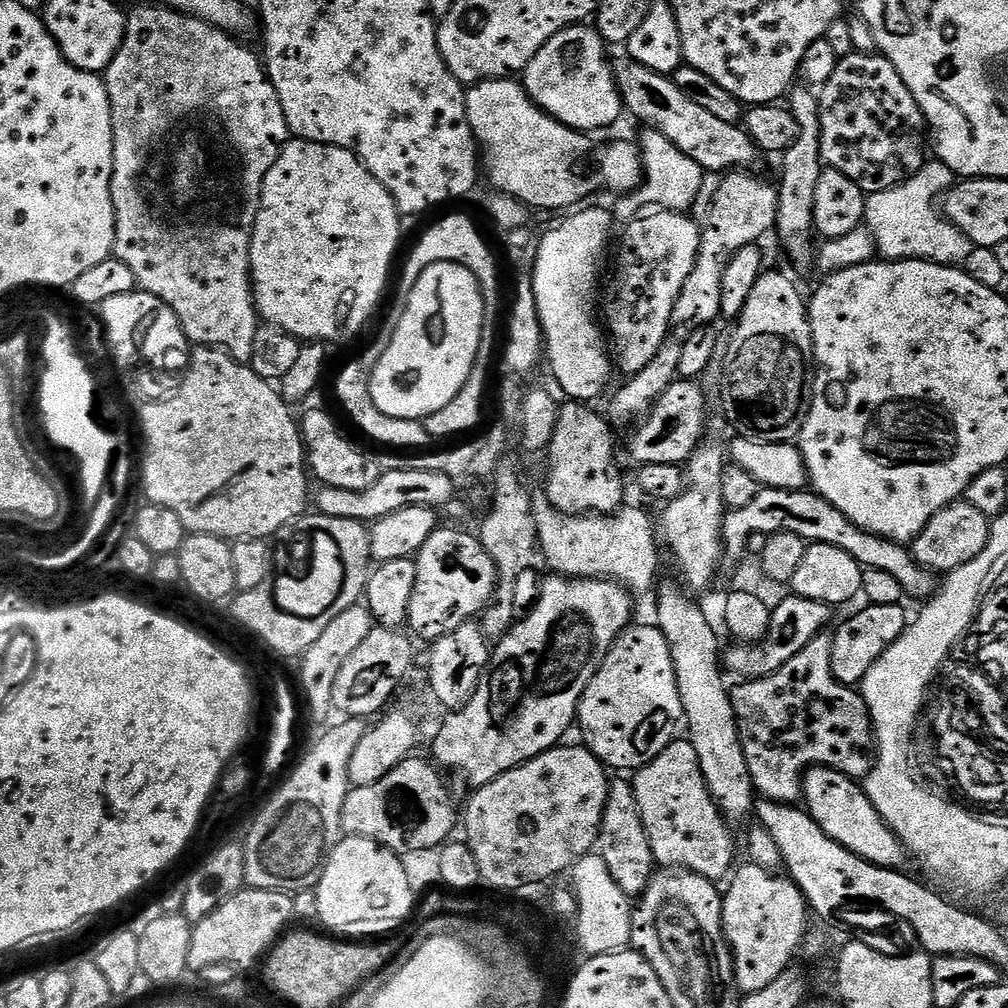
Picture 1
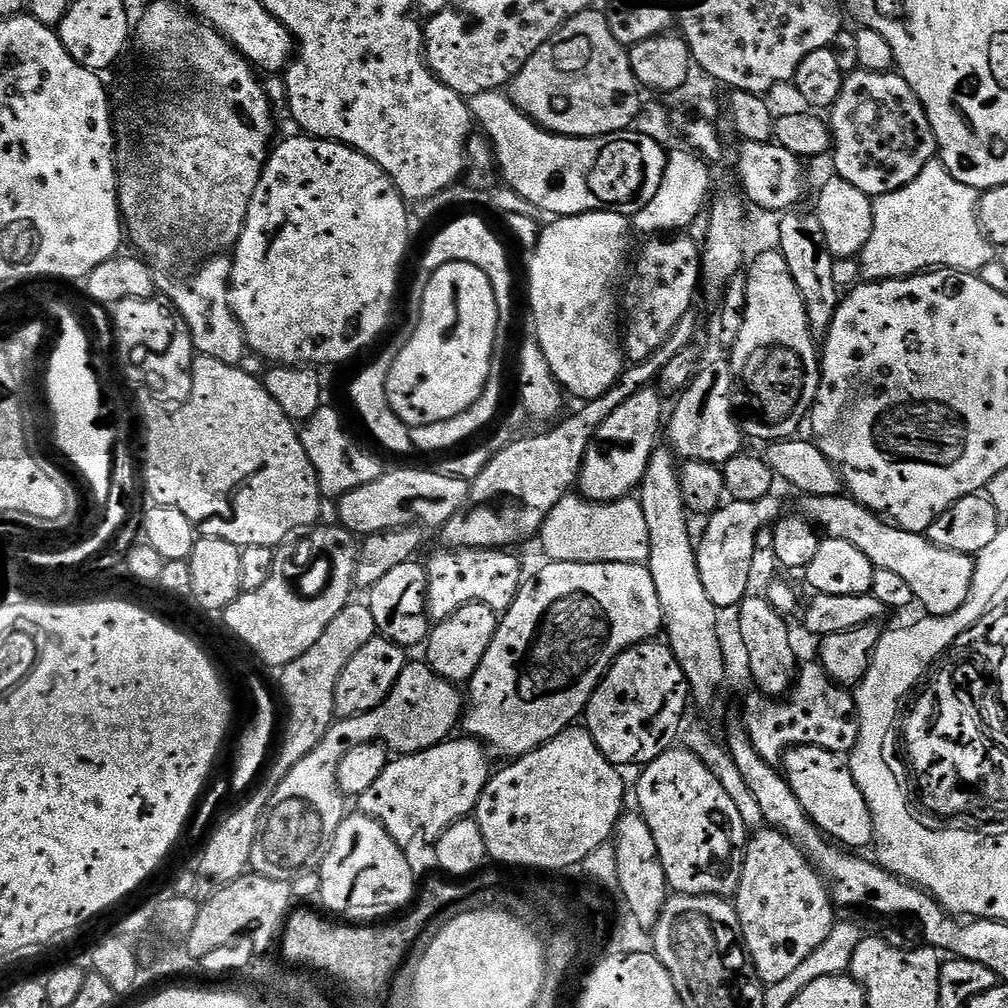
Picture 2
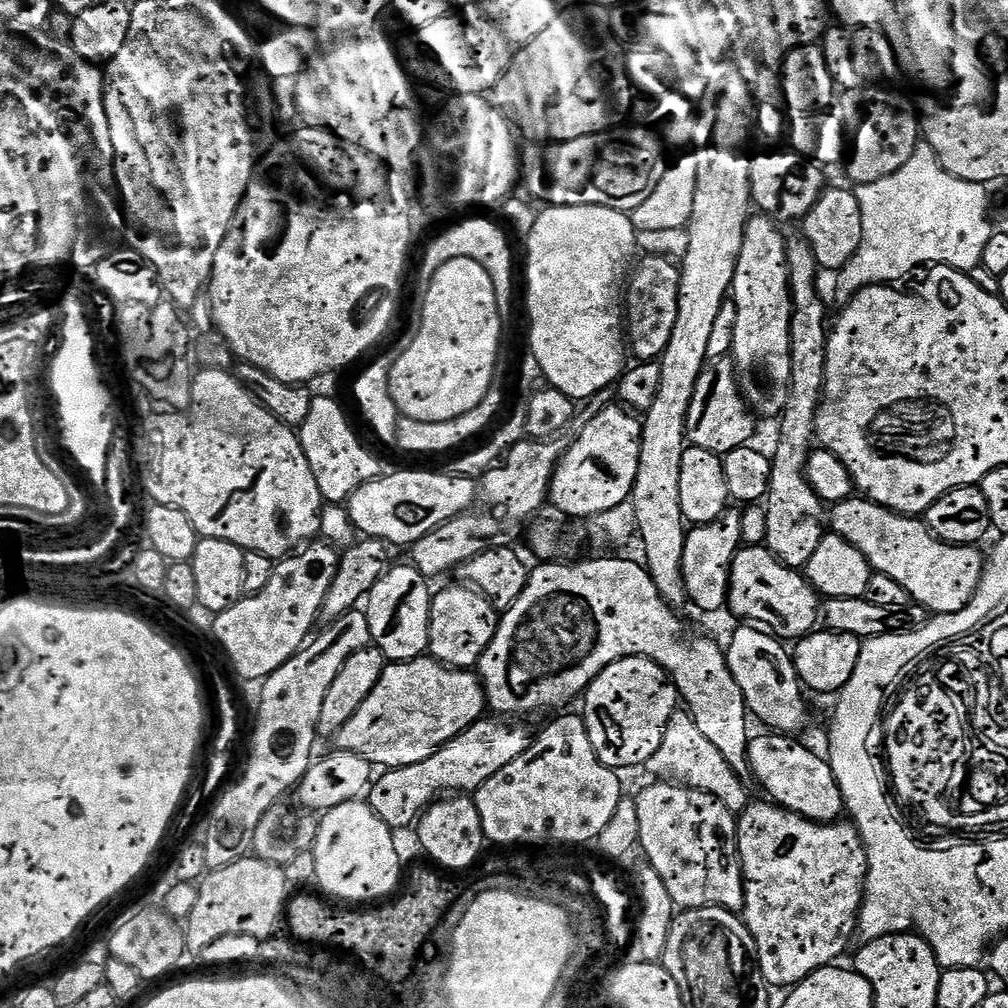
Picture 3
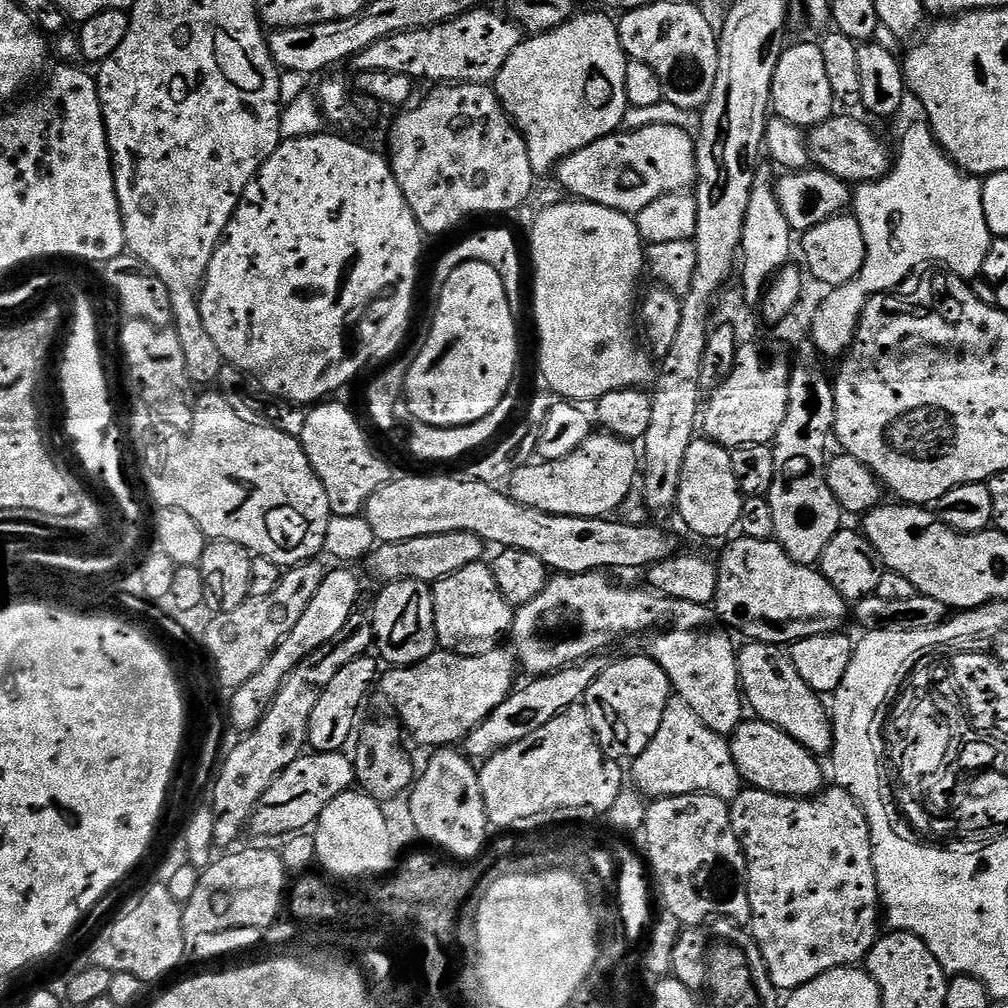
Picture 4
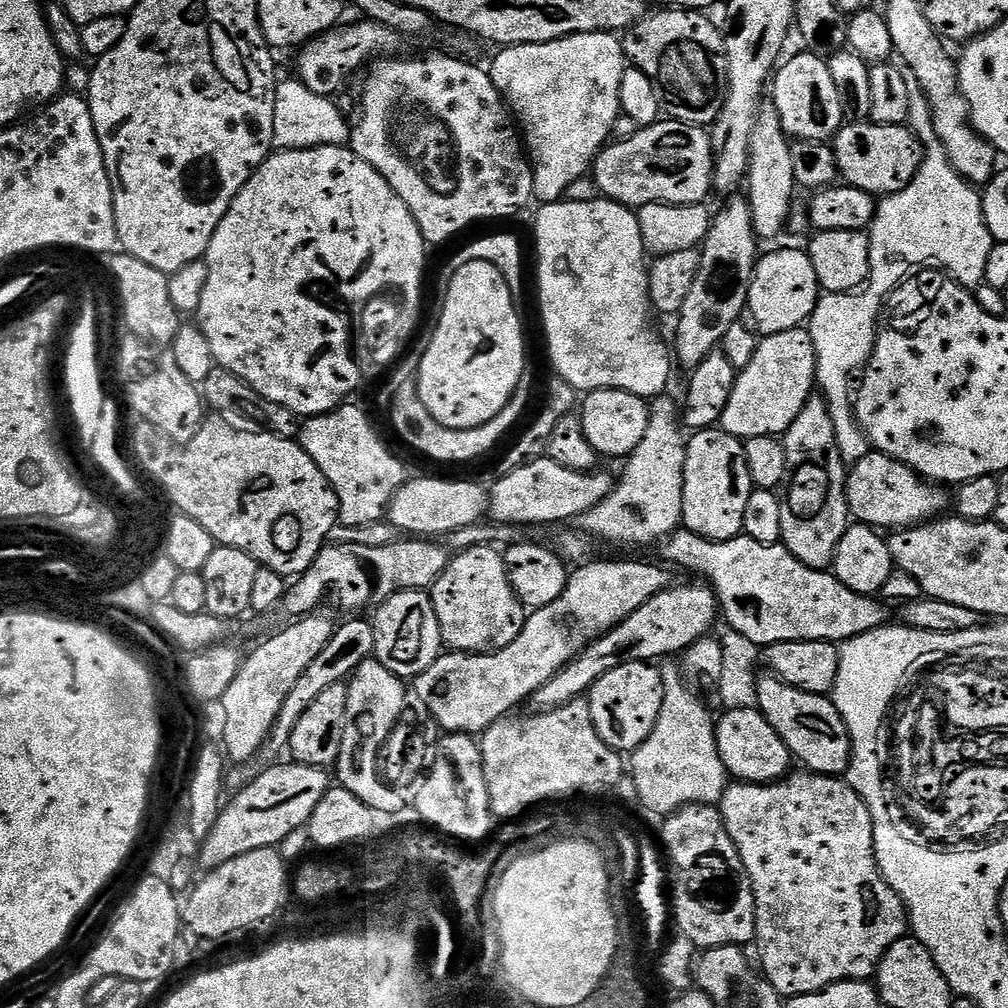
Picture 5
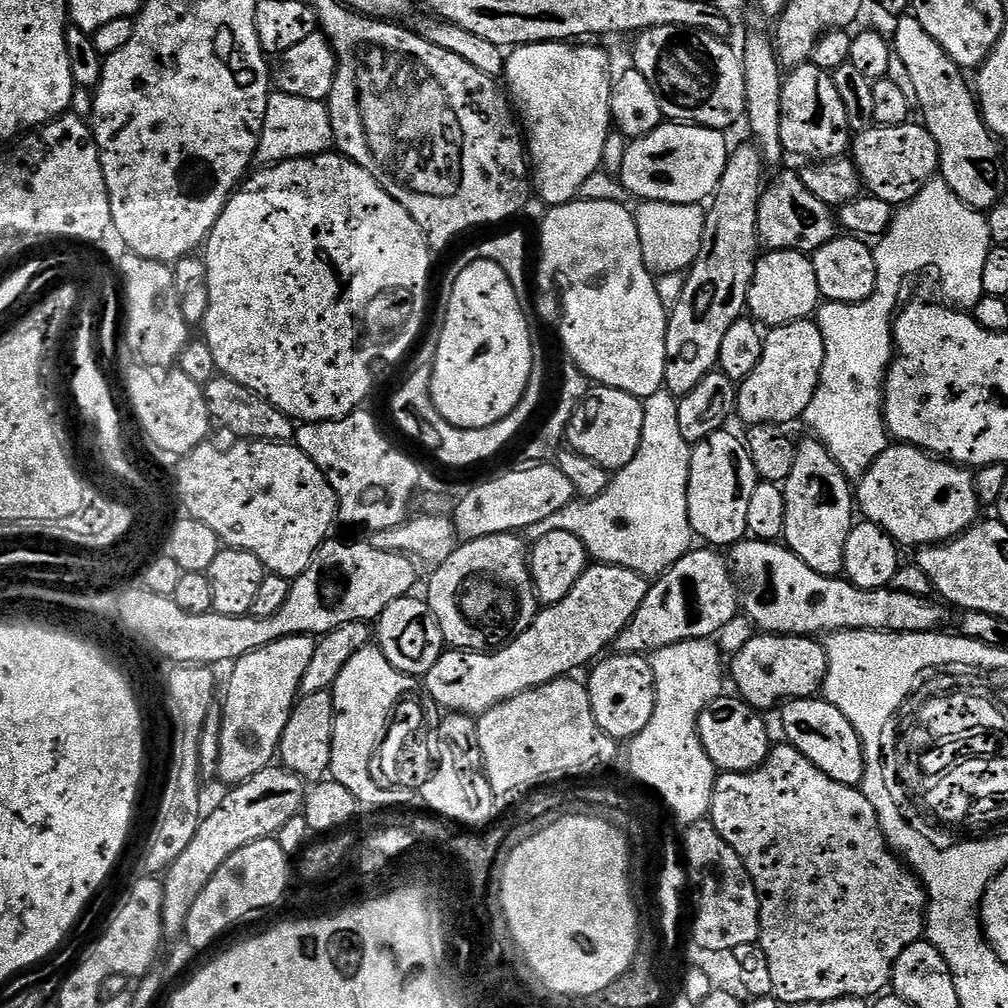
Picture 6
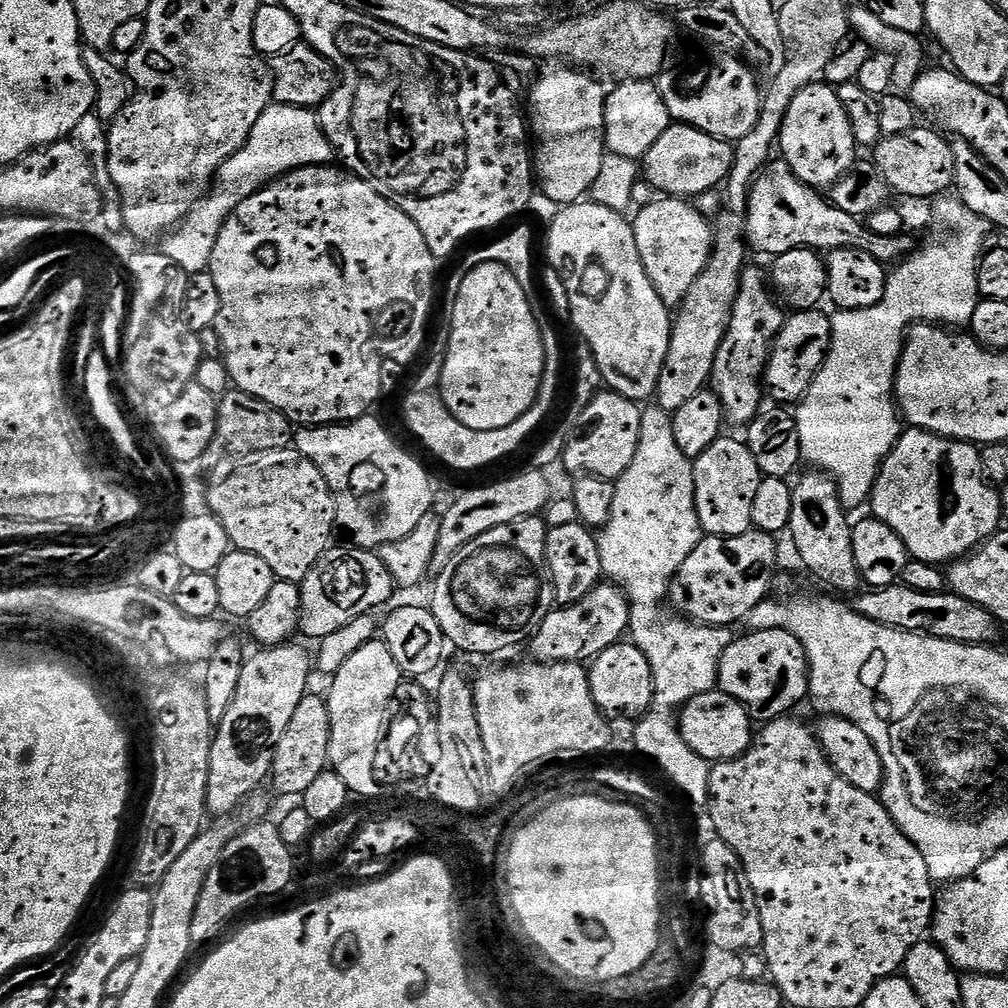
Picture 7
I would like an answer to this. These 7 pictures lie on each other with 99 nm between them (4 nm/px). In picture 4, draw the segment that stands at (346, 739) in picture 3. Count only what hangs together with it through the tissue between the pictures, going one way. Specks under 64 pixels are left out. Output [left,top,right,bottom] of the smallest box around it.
[378,647,518,750]

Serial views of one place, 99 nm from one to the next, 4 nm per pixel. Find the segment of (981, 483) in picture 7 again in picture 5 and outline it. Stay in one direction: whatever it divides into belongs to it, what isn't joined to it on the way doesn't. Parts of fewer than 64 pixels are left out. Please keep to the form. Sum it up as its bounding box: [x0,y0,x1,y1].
[846,450,950,530]

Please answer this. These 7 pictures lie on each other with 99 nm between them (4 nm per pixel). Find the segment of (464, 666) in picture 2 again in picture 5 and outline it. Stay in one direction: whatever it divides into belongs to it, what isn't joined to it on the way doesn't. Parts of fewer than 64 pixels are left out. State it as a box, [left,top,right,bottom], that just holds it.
[430,546,526,654]

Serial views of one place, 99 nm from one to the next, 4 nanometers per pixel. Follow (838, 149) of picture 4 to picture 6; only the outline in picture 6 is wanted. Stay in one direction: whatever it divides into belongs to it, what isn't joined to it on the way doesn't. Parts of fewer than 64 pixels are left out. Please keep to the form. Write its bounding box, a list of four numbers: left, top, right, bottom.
[850,122,940,206]

